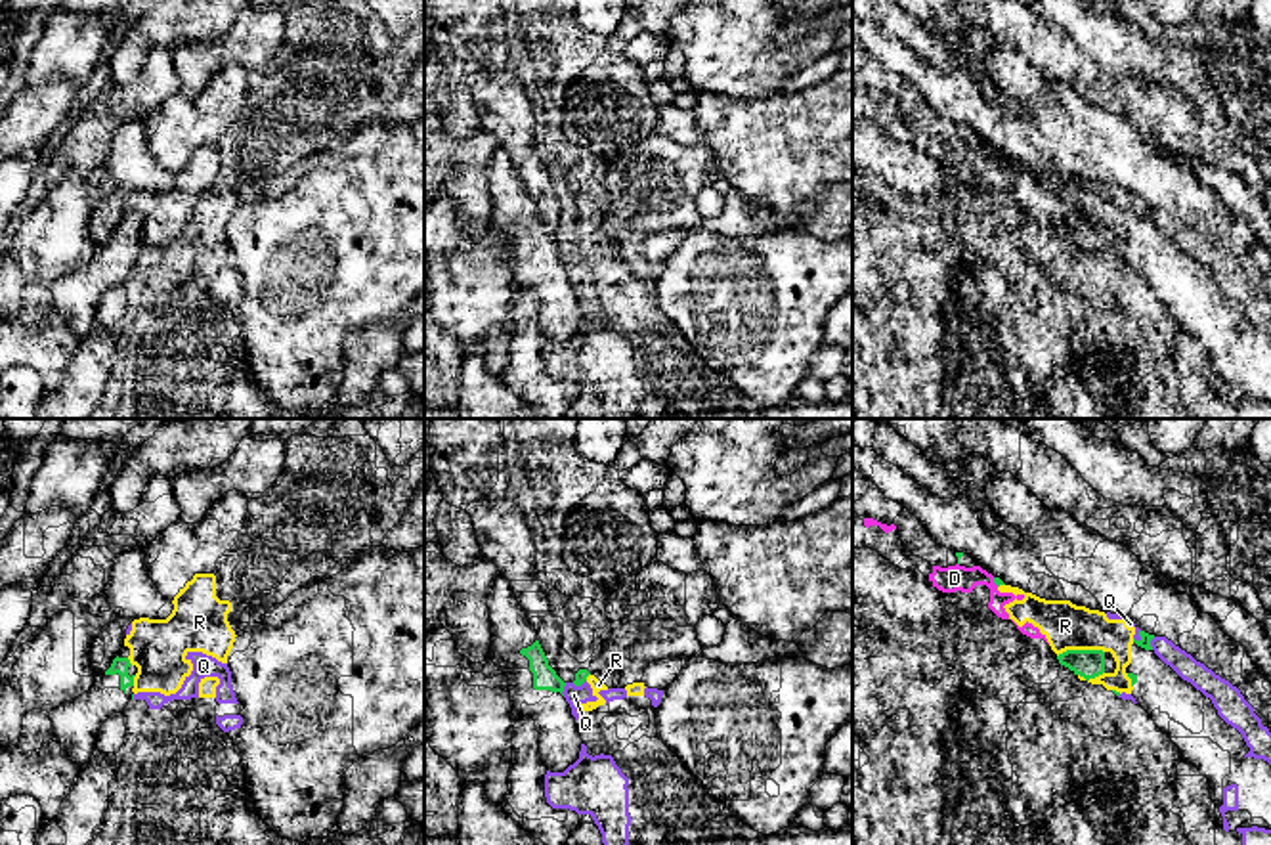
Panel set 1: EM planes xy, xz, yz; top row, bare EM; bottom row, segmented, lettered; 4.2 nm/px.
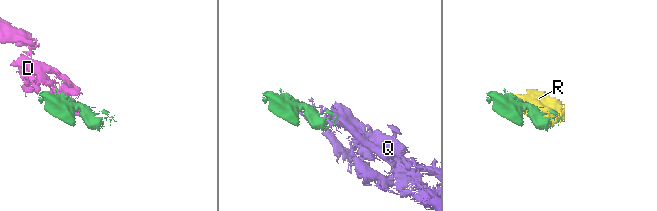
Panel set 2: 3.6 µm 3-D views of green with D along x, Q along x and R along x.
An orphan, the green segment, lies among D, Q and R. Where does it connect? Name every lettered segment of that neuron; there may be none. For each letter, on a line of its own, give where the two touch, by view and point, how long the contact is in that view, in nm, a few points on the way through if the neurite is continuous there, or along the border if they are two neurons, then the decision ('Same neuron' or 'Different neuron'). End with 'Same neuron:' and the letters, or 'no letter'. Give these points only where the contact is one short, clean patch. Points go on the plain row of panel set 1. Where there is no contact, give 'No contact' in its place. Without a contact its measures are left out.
D: Touches green at yz (994, 153). Shared border 50 nm. Boundary: yz (992, 150), (998, 157). Different neuron
Q: Touches green at xz (562, 260). Shared border 60 nm. Different neuron
R: Touches green at yz (1080, 222). Shared border 200 nm. Different neuron
Same neuron: no letter

